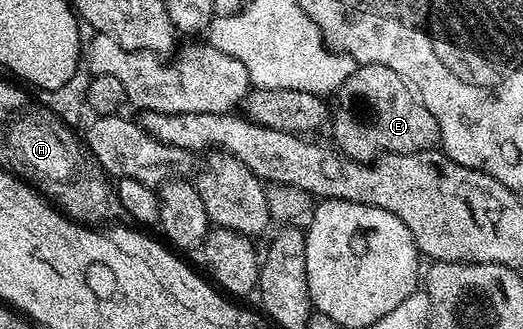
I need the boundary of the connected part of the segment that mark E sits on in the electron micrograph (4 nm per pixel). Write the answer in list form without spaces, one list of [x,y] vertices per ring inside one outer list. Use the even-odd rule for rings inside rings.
[[[357,64],[330,101],[330,130],[335,148],[355,161],[374,161],[388,153],[421,153],[439,142],[440,128],[398,71]]]

